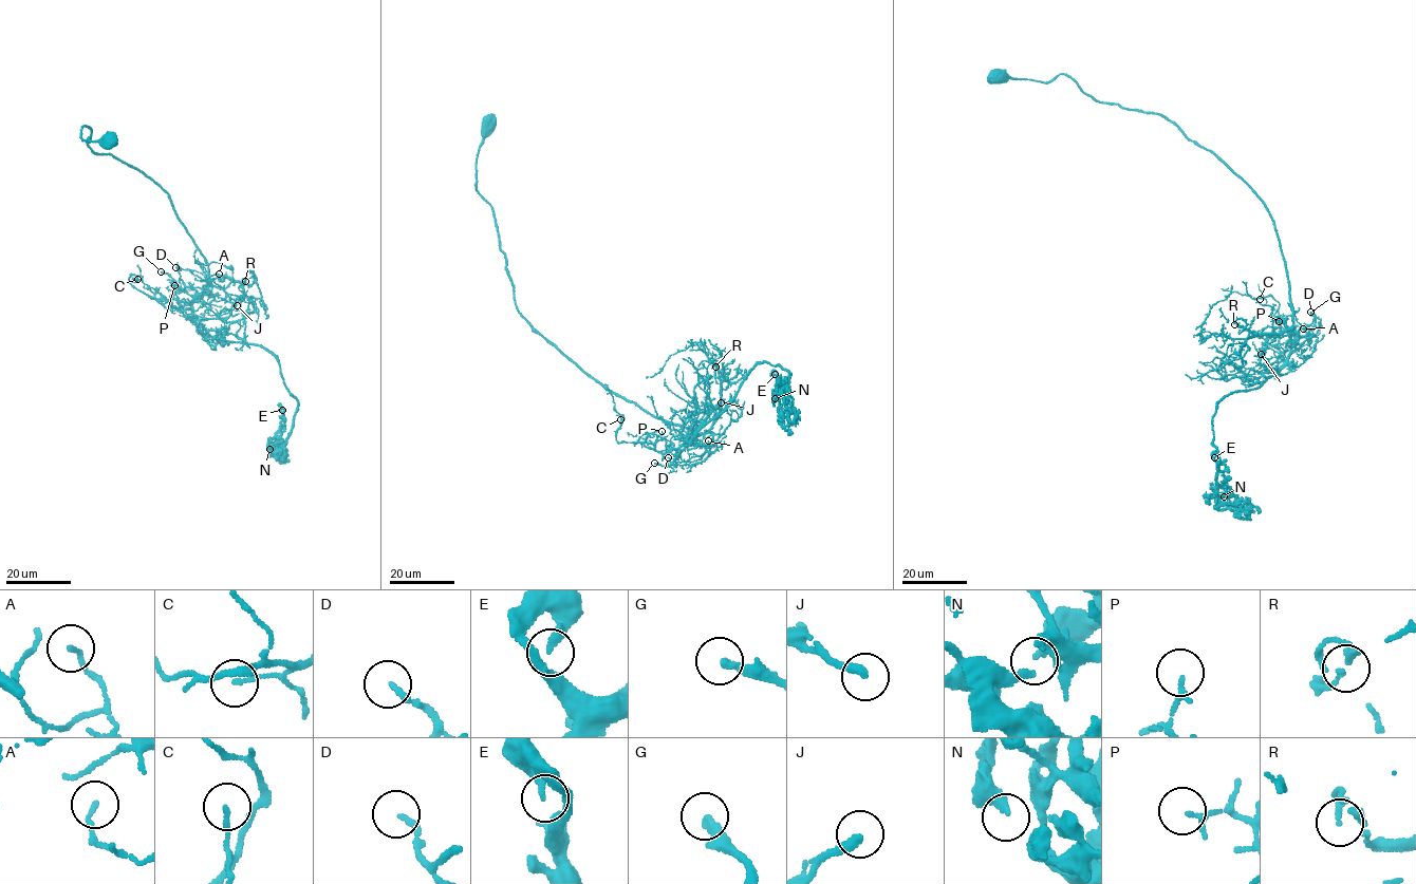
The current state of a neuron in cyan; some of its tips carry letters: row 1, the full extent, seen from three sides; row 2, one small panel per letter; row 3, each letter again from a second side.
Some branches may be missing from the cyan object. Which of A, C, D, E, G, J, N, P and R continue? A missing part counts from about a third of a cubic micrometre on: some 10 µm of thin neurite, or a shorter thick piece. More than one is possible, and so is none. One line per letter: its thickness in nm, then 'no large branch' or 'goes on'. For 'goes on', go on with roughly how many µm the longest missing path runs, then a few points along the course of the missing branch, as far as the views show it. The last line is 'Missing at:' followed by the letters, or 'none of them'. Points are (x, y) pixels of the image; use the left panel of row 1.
A: calibre 140 nm; no large branch
C: calibre 130 nm; no large branch
D: calibre 160 nm; no large branch
E: calibre 280 nm; no large branch
G: calibre 300 nm; goes on; missing 20 µm; course (161, 271), (149, 271), (153, 280), (152, 287), (160, 292), (153, 279)
J: calibre 280 nm; no large branch
N: calibre 320 nm; no large branch
P: calibre 160 nm; no large branch
R: calibre 90 nm; no large branch
Missing at: G

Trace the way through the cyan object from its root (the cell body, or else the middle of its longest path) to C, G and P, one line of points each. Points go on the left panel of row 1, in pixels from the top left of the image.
C: (109, 140), (82, 139), (82, 127), (94, 152), (168, 193), (209, 276), (186, 302), (152, 299), (137, 279)
G: (109, 140), (82, 139), (82, 127), (94, 152), (168, 193), (209, 281), (194, 299), (161, 271)
P: (109, 140), (82, 139), (82, 127), (94, 152), (168, 193), (207, 265), (199, 298), (179, 301), (174, 285)

